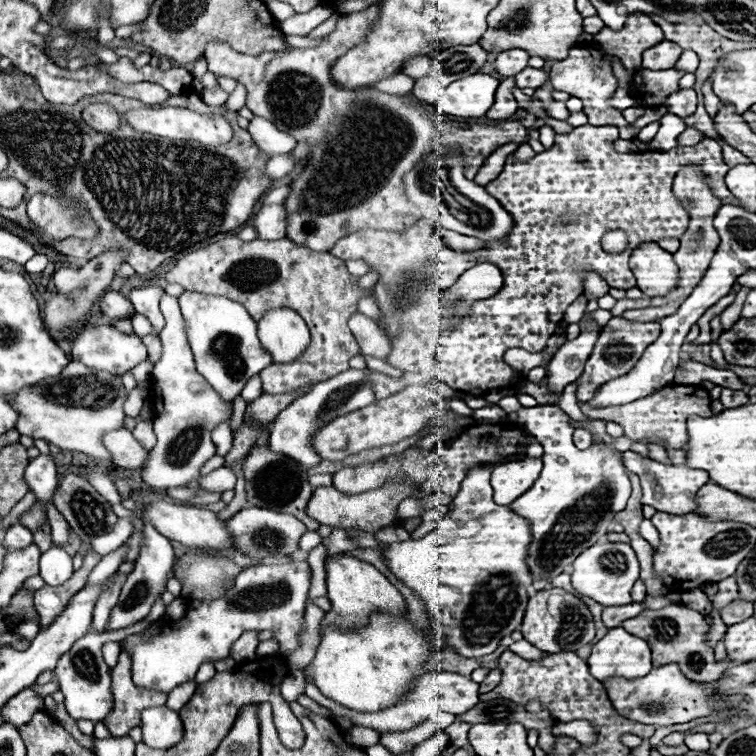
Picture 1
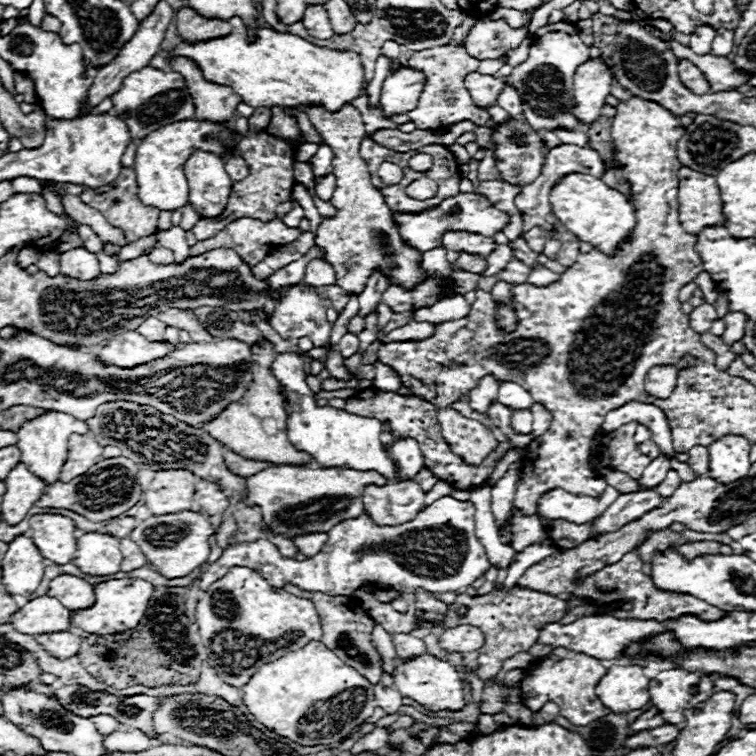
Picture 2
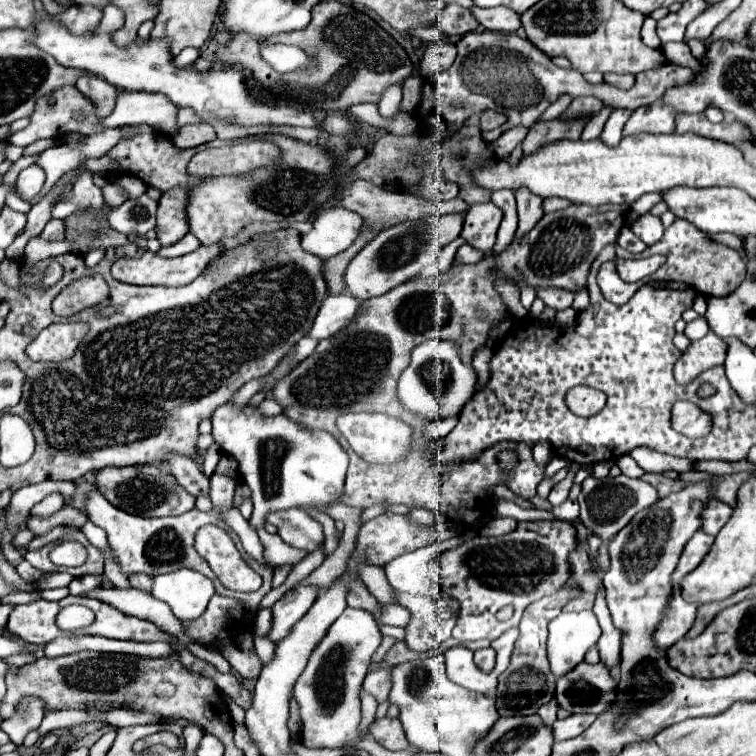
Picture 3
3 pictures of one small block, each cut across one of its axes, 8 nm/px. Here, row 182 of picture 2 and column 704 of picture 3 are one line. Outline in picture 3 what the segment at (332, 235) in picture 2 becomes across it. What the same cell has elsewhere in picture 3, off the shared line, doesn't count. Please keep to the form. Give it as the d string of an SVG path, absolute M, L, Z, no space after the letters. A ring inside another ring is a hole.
M708 332L700 340L692 342L688 346L688 350L682 354L682 358L674 366L674 378L676 378L676 382L680 386L688 386L692 380L696 380L708 368L724 364L726 350L728 350L726 342L720 340L712 332Z

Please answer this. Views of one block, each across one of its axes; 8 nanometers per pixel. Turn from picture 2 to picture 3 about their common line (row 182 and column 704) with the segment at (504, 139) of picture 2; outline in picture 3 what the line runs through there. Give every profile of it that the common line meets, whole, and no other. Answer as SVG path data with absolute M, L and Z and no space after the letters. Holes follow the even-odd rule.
M710 500L708 506L704 508L704 524L702 524L702 530L716 536L720 532L720 528L730 520L732 516L732 508L720 500Z

